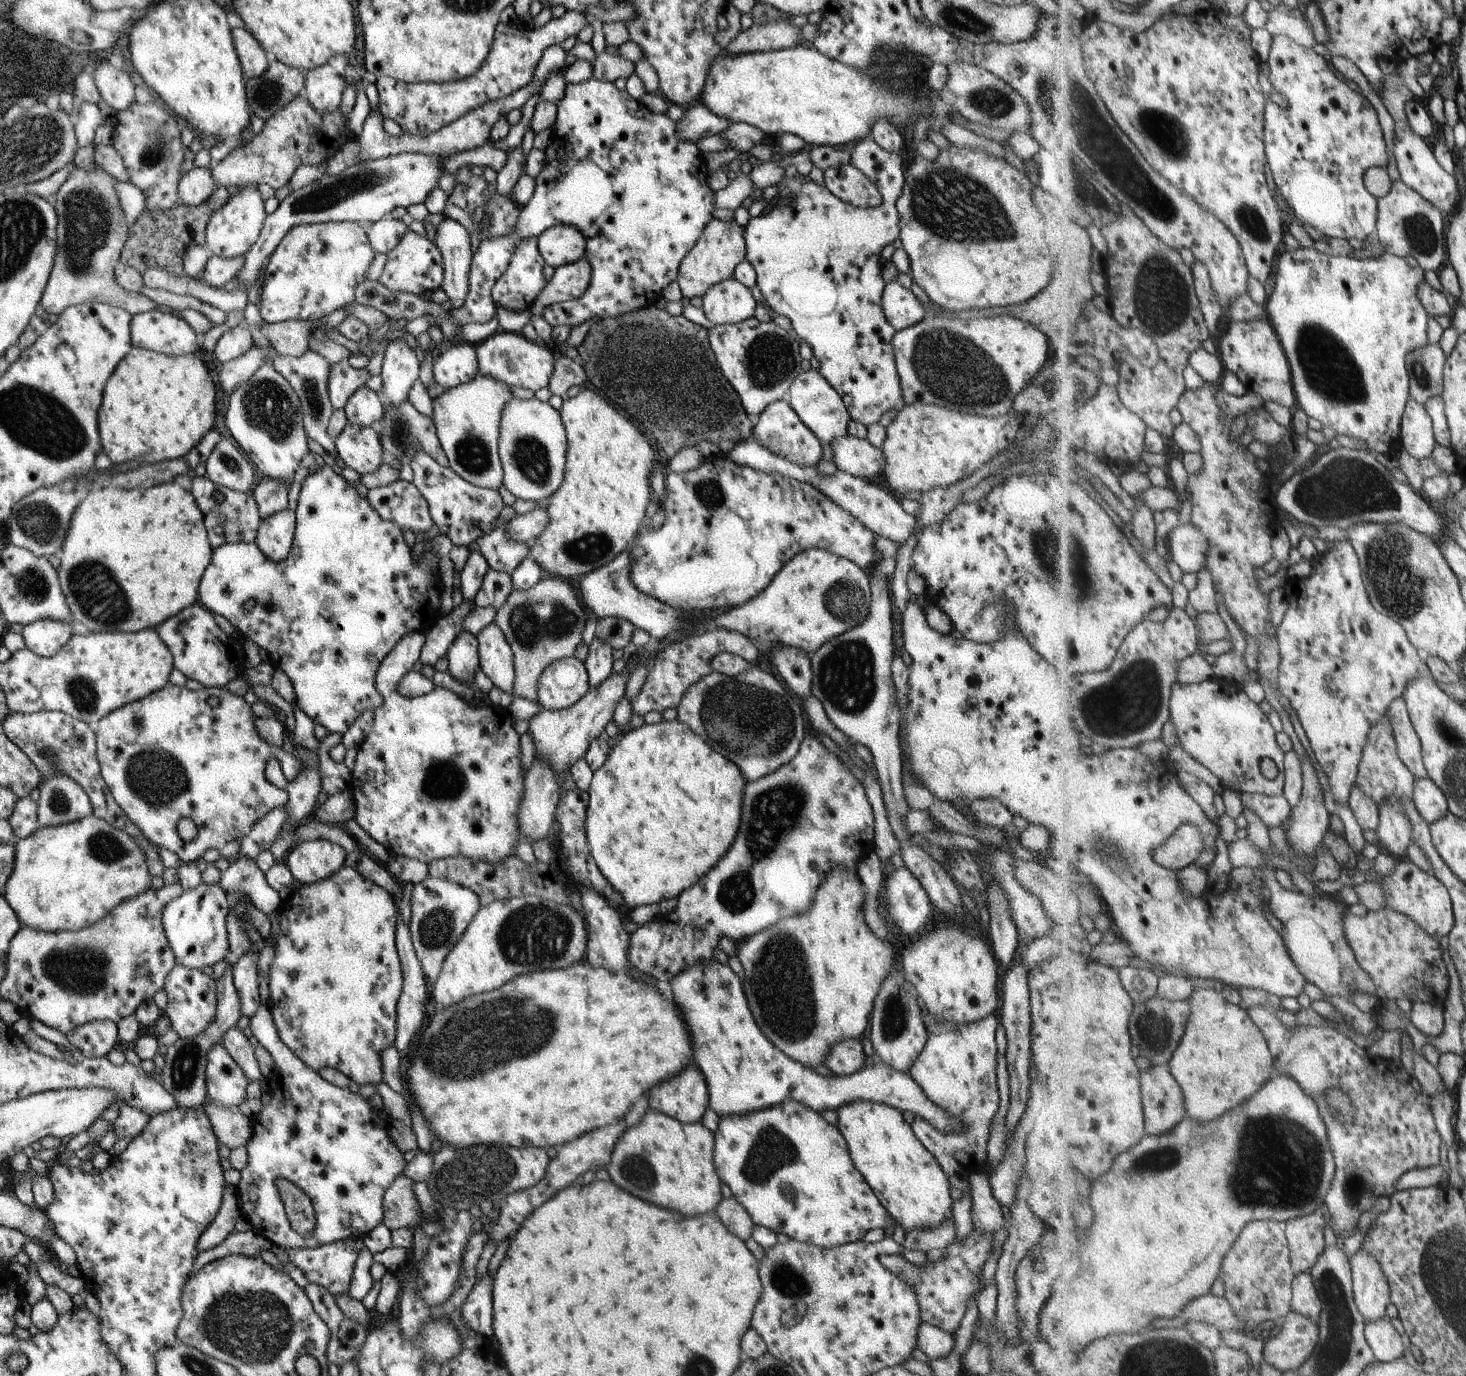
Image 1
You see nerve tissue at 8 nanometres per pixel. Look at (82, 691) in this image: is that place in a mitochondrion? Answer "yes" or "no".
yes

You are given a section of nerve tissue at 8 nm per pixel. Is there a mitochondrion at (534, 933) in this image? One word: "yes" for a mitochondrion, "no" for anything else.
yes

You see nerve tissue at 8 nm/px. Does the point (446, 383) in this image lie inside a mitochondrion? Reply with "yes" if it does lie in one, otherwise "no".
no

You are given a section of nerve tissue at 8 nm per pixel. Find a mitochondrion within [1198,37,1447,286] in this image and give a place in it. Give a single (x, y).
(1418, 231)

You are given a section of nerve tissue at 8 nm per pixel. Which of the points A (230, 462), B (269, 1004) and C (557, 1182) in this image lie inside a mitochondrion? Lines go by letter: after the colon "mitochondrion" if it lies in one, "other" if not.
A: mitochondrion
B: other
C: other

